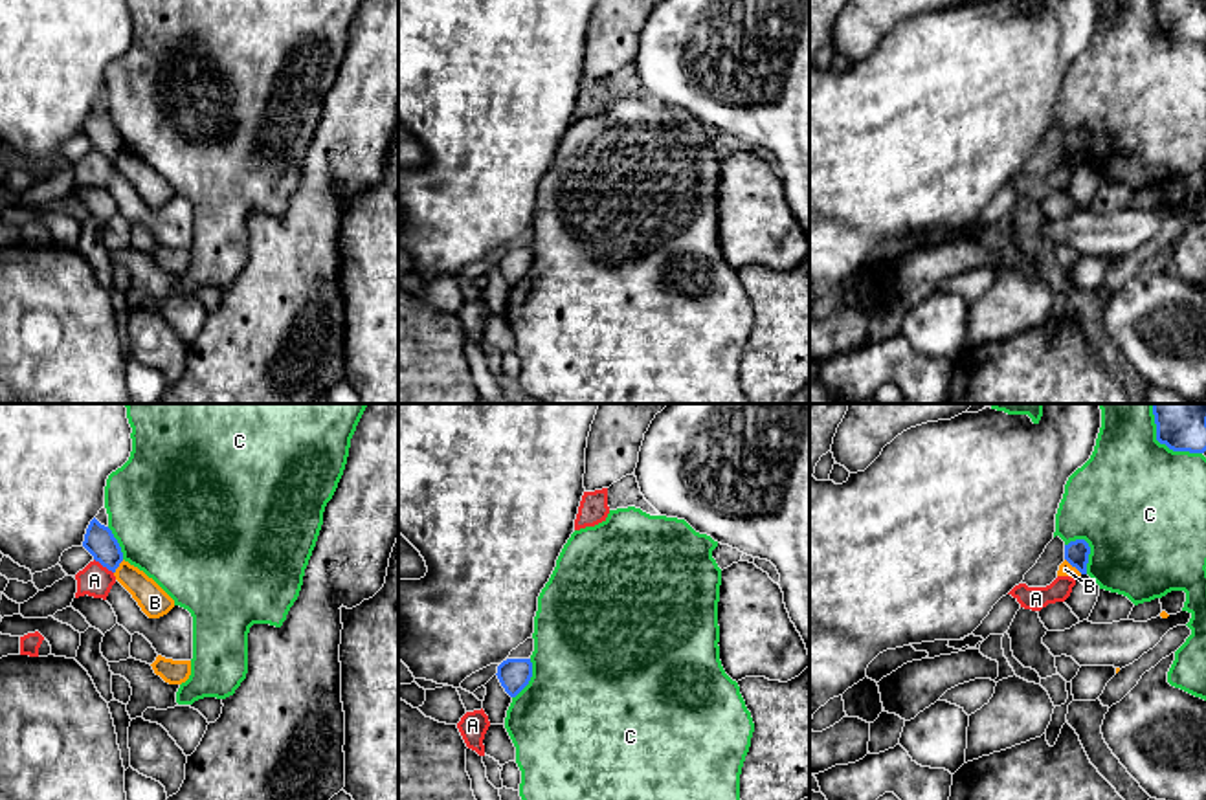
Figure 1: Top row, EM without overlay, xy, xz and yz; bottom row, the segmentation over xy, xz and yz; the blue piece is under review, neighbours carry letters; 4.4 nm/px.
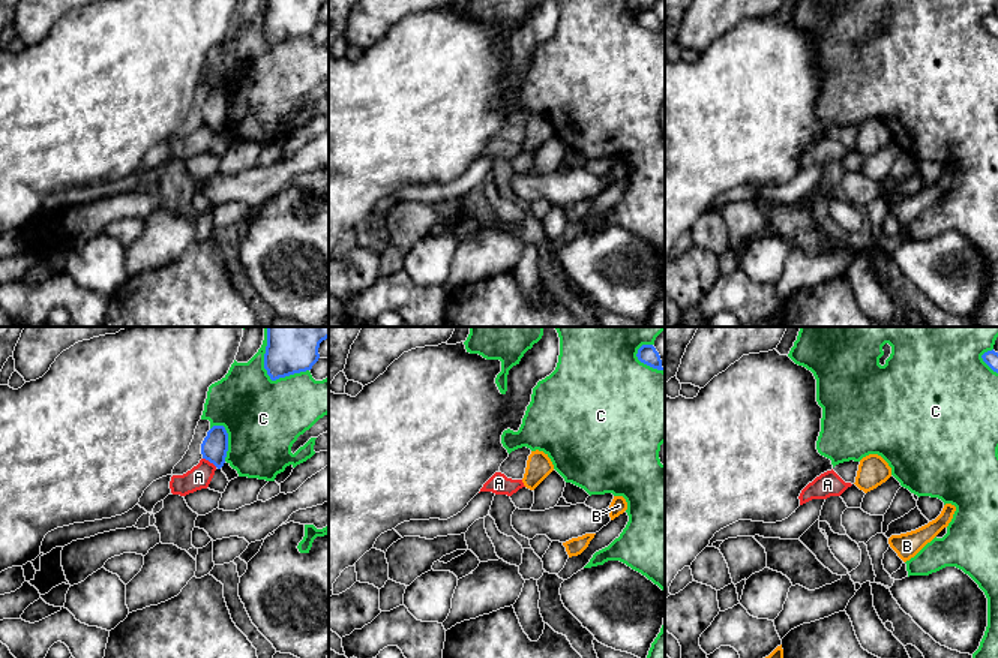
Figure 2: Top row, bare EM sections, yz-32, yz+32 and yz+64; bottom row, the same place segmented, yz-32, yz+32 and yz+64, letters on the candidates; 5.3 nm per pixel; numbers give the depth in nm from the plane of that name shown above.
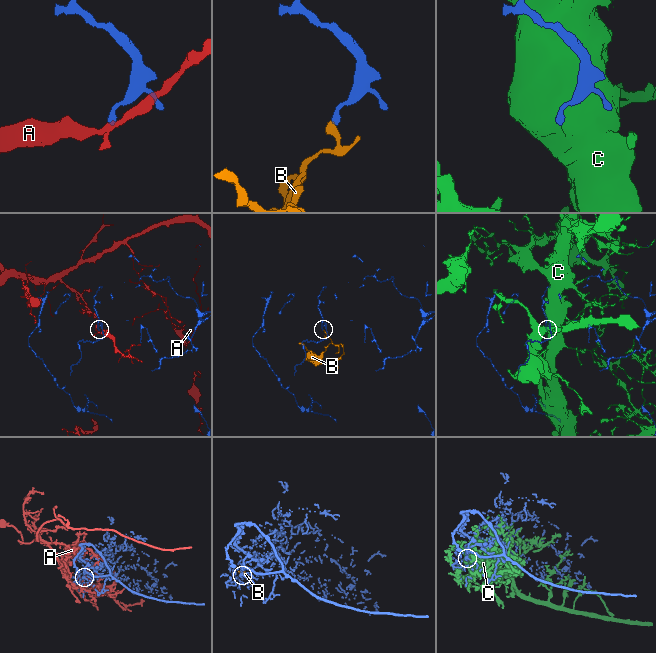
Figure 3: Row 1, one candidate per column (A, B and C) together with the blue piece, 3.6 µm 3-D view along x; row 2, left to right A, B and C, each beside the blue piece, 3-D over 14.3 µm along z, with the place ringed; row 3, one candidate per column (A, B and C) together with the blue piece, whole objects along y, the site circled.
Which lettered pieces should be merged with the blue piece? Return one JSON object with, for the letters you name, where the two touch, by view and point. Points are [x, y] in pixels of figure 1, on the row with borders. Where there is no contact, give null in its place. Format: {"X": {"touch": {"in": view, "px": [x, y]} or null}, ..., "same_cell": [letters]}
{"same_cell": []}

